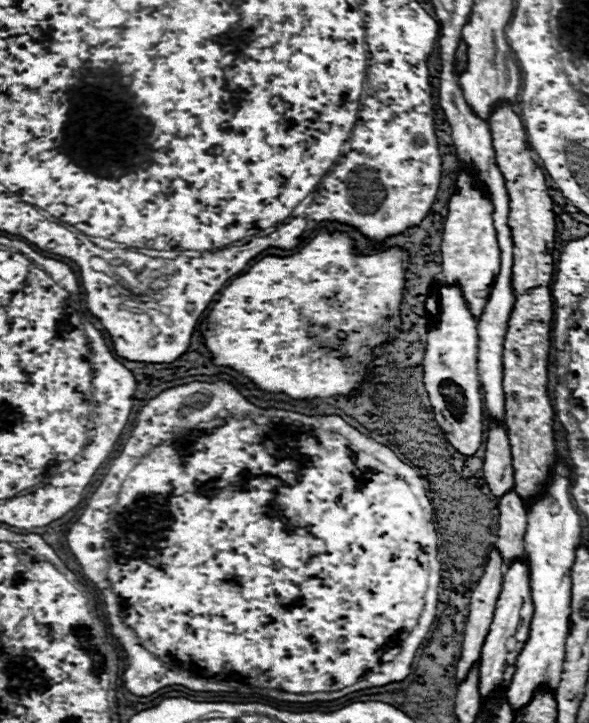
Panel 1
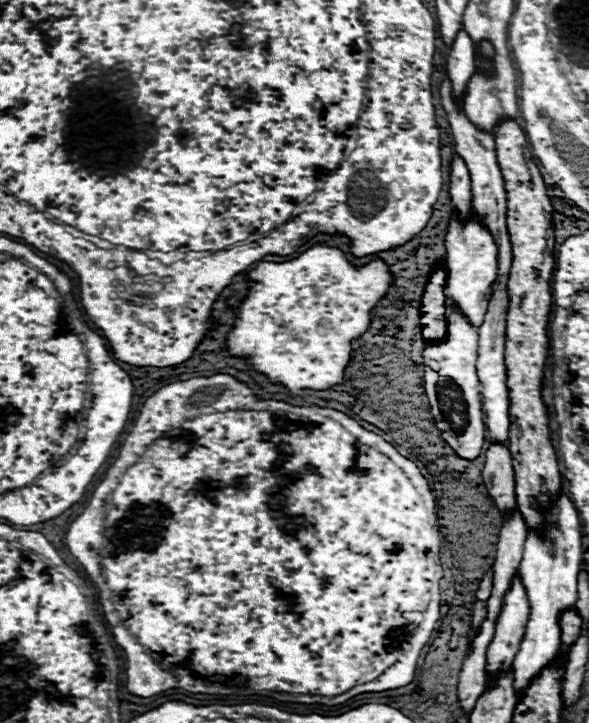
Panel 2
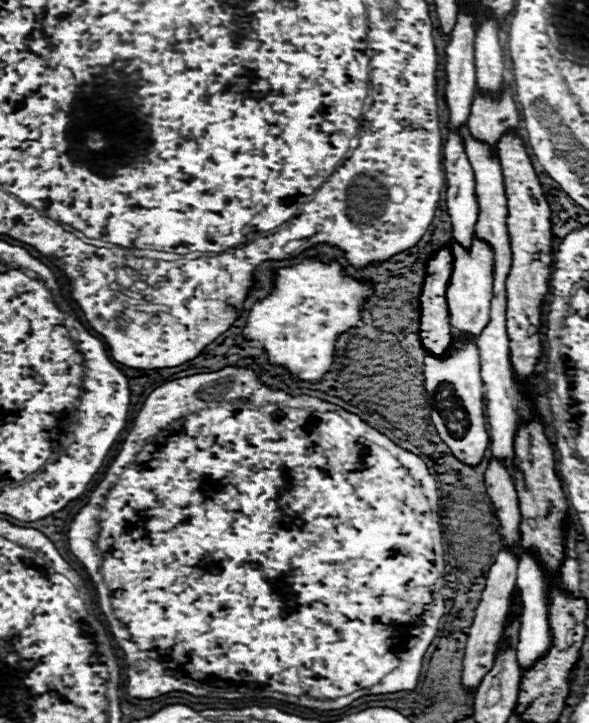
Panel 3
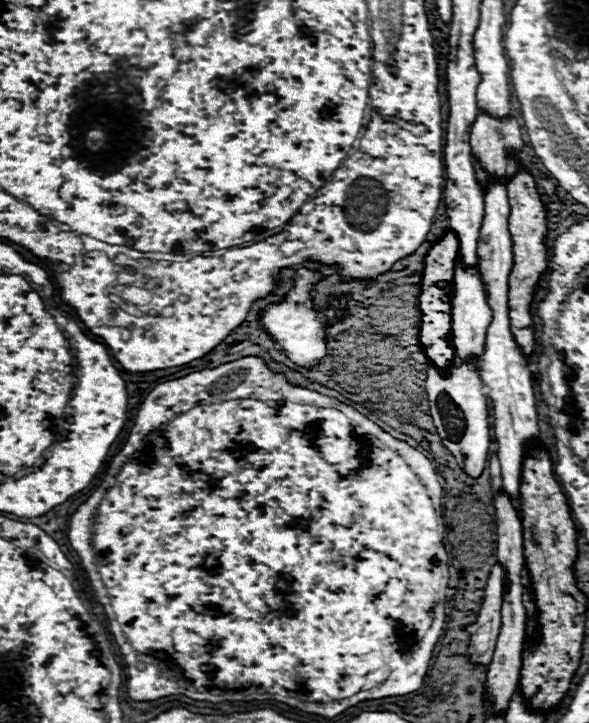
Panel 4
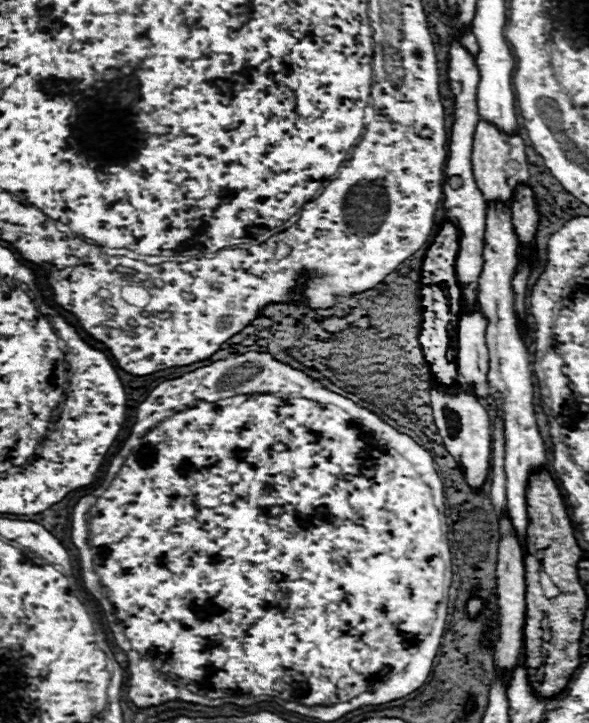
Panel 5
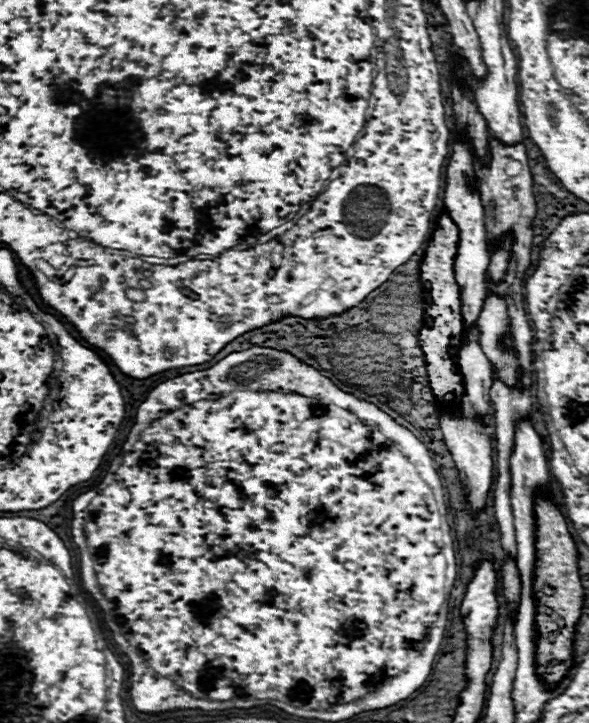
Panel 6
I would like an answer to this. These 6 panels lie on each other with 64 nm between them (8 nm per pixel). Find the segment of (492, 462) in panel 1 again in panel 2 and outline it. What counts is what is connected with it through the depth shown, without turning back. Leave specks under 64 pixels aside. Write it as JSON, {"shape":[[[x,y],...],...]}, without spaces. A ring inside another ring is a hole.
{"shape":[[[492,444],[486,450],[486,464],[482,472],[488,494],[492,496],[498,510],[516,510],[516,492],[514,492],[514,470],[510,450],[504,444]]]}

